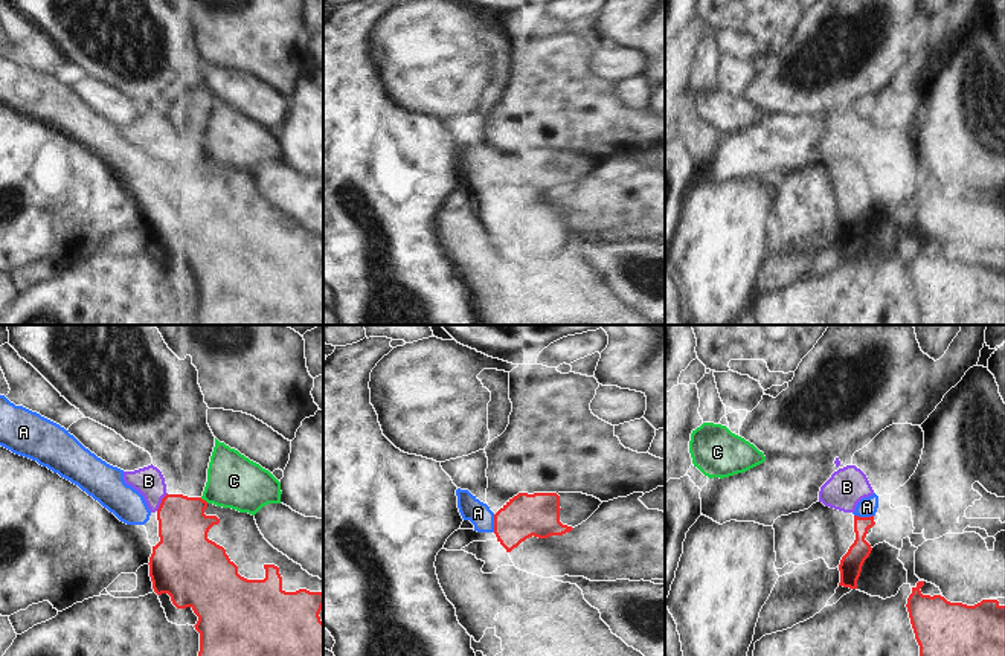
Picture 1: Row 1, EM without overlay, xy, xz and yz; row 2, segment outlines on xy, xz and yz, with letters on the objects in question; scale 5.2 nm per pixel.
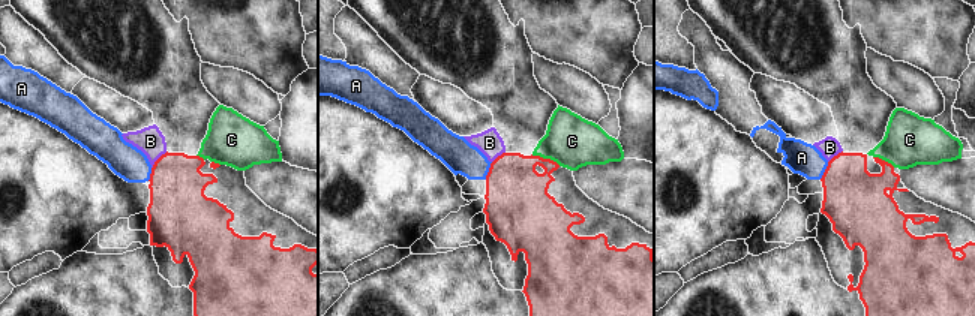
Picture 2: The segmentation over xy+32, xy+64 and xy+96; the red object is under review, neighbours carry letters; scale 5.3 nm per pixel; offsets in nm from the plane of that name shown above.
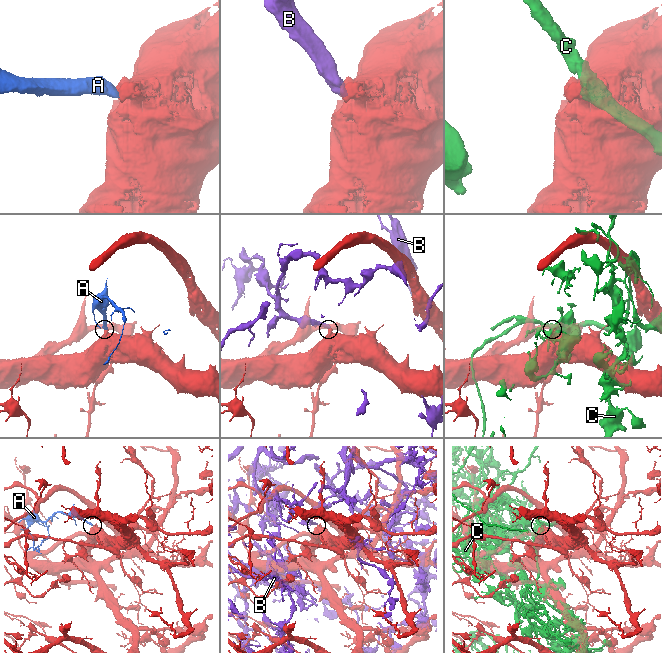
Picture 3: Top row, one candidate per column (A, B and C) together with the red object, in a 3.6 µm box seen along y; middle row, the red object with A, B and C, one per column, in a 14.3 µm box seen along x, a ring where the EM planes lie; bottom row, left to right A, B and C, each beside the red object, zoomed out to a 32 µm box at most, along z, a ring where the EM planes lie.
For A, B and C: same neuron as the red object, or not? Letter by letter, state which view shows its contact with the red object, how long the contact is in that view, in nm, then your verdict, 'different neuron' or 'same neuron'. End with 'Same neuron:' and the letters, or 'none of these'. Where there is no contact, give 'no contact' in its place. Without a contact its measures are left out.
A: yz | 100 nm | same neuron
B: xy | 110 nm | different neuron
C: xy | 50 nm | different neuron
Same neuron: A

